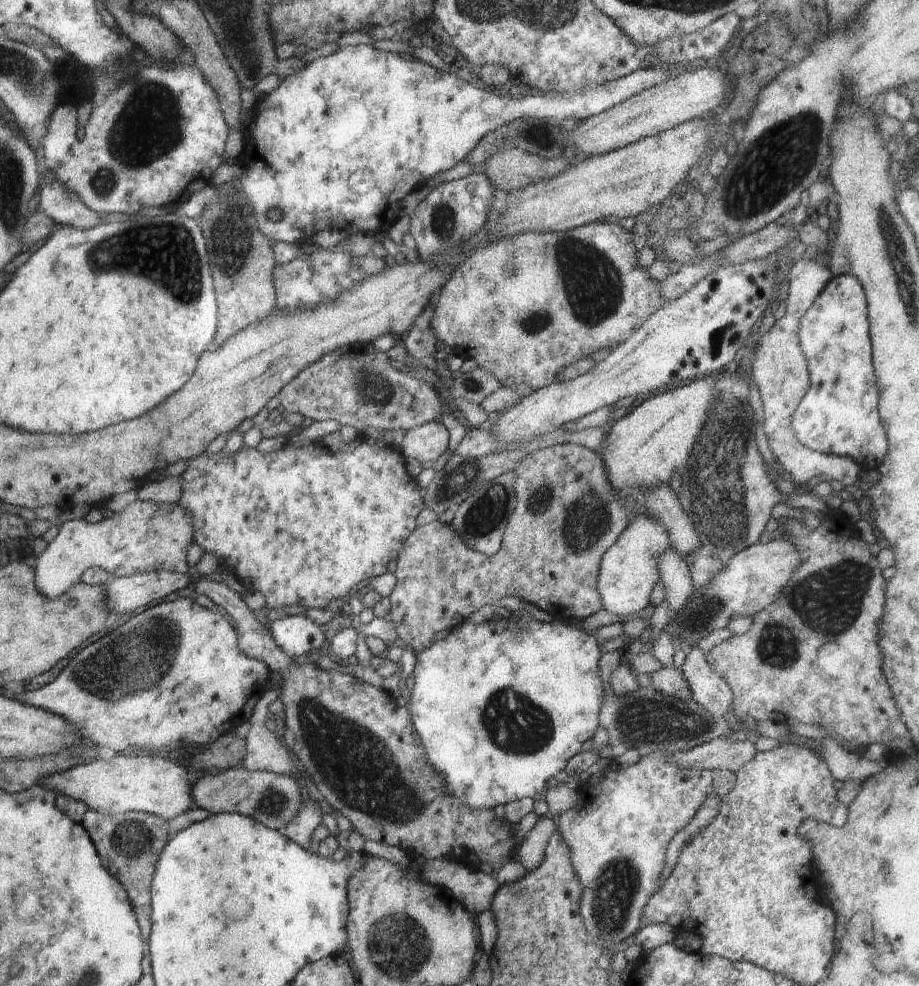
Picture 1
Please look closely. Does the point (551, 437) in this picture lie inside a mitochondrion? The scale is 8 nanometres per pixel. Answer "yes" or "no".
no

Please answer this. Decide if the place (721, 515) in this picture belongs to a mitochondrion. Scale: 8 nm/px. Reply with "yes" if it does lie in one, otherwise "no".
yes

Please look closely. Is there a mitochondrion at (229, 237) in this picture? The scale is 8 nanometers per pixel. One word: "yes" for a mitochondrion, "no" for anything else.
yes

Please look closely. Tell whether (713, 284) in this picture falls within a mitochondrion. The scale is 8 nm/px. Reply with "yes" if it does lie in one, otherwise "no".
no

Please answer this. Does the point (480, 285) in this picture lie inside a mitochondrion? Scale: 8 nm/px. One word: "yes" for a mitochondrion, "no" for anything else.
no

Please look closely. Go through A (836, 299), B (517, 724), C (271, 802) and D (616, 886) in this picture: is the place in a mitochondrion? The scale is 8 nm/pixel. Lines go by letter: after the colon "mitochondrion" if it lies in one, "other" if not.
A: other
B: mitochondrion
C: mitochondrion
D: mitochondrion

